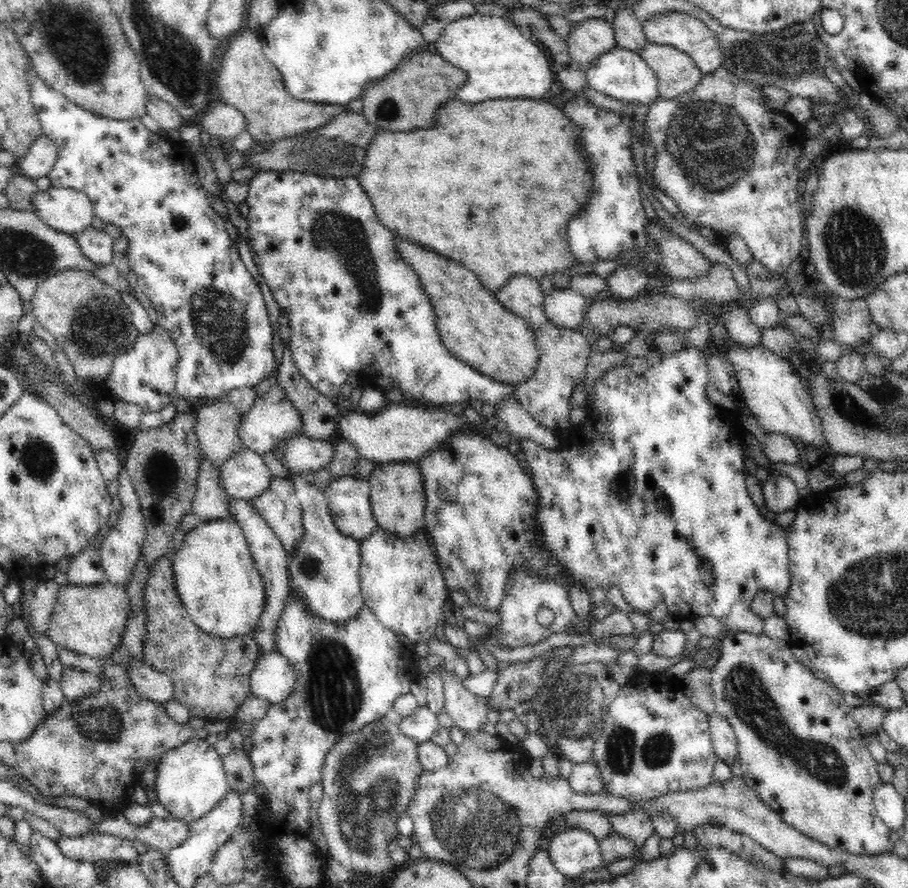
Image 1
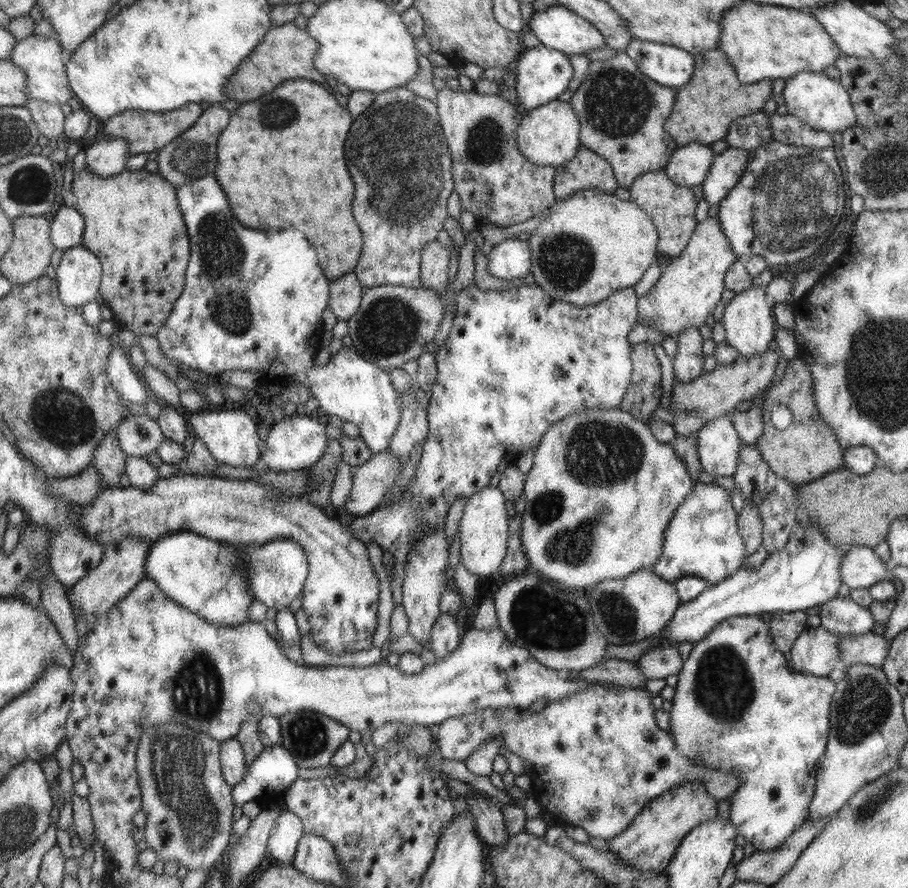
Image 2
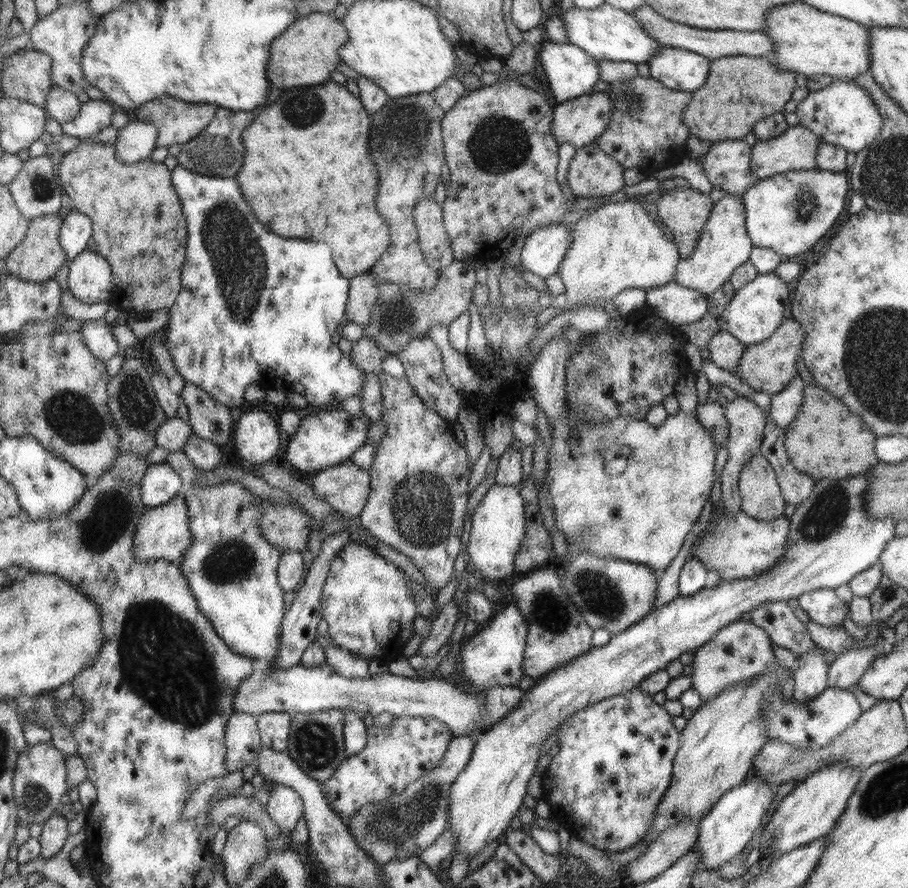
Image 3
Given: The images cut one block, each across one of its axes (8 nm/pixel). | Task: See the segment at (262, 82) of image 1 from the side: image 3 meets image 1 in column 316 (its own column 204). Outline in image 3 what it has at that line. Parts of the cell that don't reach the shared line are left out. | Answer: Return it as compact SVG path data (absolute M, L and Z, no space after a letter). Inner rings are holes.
M166 96L141 105L140 109L136 109L131 113L131 117L135 121L154 125L158 131L157 146L169 147L173 144L184 144L198 133L201 133L216 117L217 110L218 106L216 105L186 102L185 100Z

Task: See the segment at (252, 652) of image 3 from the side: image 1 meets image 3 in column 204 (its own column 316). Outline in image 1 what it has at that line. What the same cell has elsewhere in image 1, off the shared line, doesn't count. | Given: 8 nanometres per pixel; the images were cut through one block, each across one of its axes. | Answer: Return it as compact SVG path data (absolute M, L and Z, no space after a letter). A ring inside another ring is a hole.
M292 472L289 478L295 487L300 507L303 508L304 528L307 528L304 540L295 546L295 551L287 554L289 558L289 585L295 586L294 589L290 590L297 590L305 602L305 608L319 614L320 618L330 619L336 623L345 622L346 619L352 618L357 611L365 606L359 577L359 568L362 564L362 542L352 539L352 536L344 536L337 530L324 490L319 490L316 486L304 481L302 472Z

